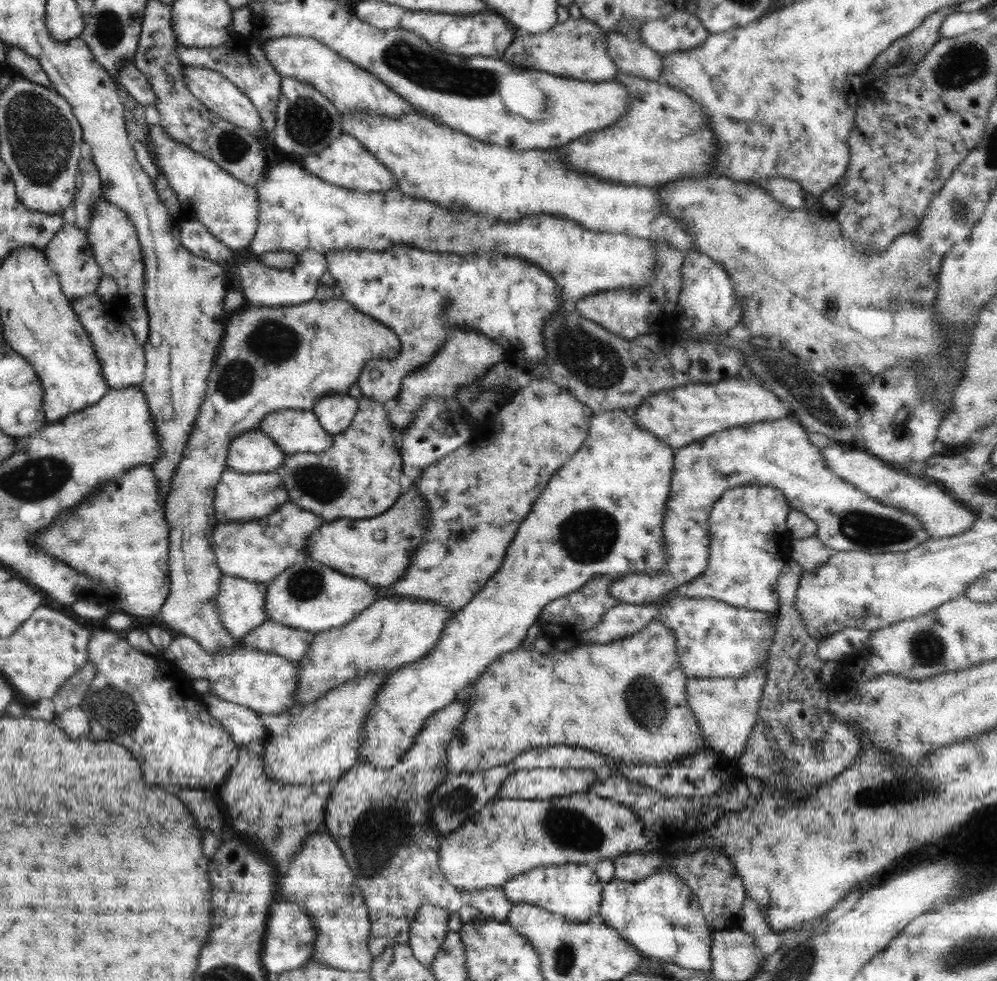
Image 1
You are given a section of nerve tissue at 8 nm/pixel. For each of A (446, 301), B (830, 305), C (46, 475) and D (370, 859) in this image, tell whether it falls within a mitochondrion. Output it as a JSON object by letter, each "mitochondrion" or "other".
{"A":"mitochondrion","B":"mitochondrion","C":"mitochondrion","D":"mitochondrion"}

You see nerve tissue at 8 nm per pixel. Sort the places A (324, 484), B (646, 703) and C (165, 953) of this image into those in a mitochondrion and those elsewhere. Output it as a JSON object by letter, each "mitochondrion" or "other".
{"A":"mitochondrion","B":"mitochondrion","C":"other"}

